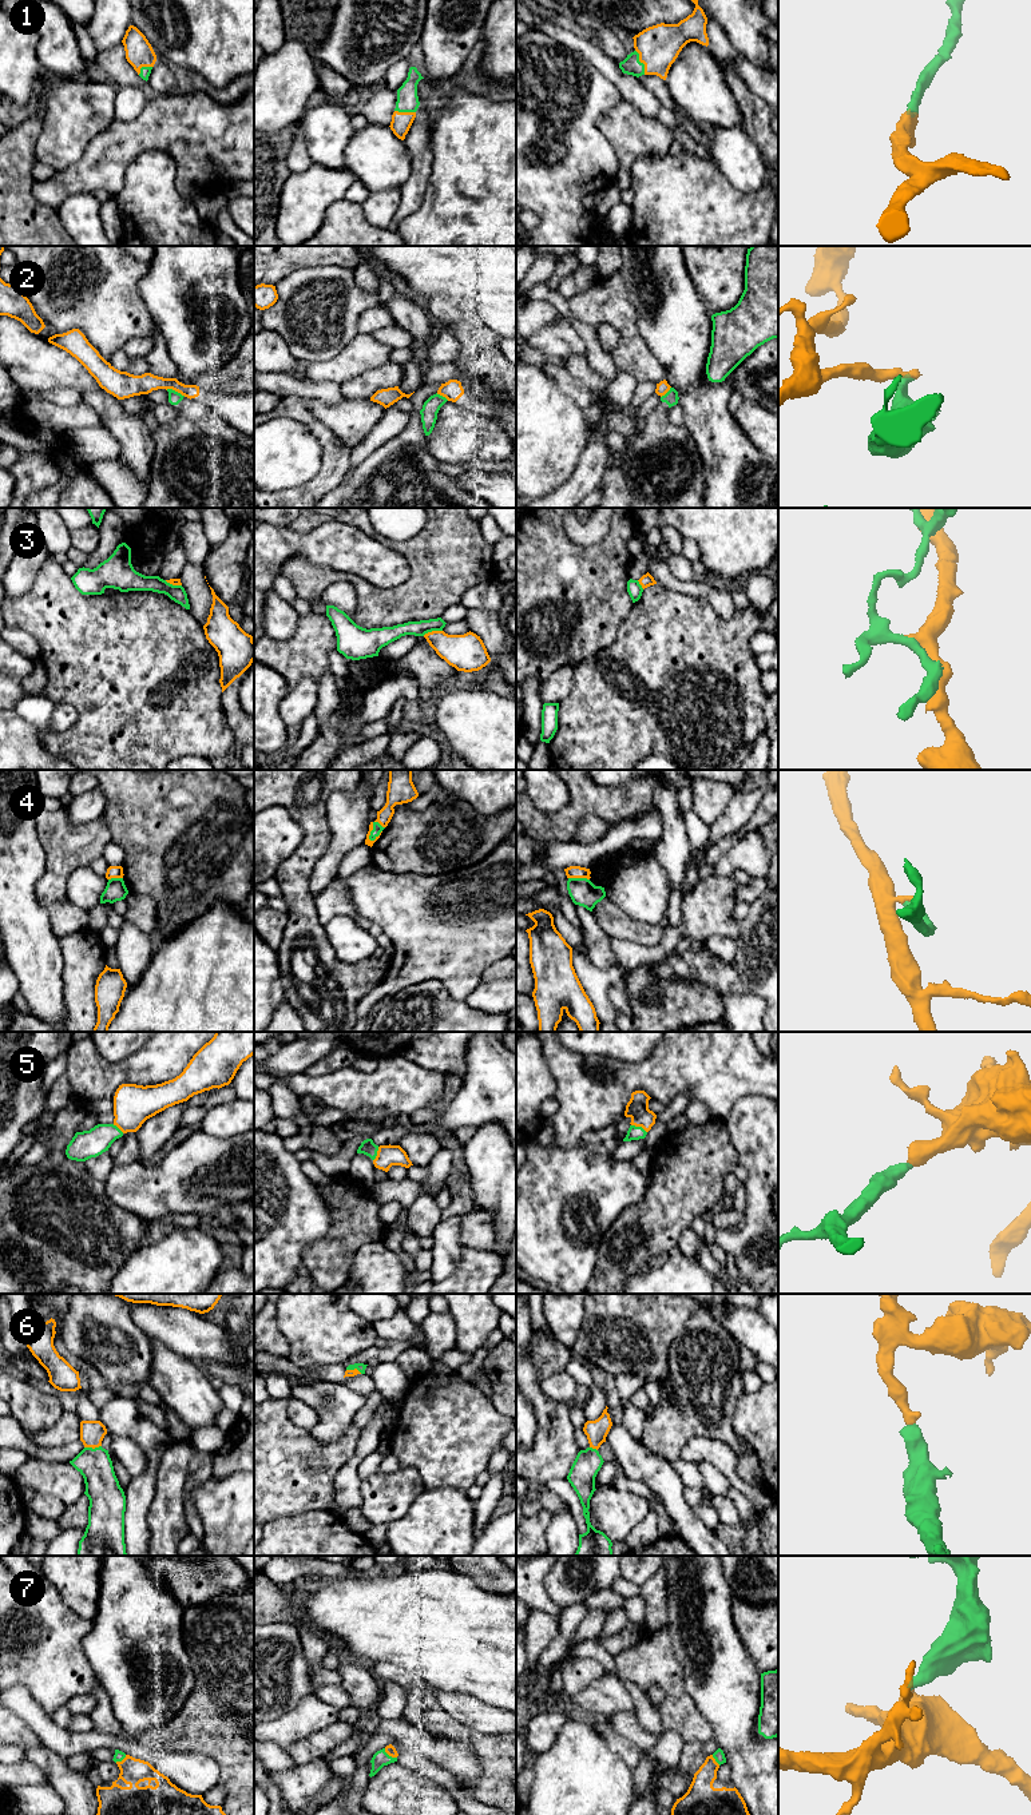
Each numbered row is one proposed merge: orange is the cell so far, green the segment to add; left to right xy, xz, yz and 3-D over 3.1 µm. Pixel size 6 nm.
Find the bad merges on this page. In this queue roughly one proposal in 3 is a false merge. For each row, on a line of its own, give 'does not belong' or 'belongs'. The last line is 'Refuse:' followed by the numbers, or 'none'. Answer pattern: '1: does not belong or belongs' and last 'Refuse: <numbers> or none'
1: belongs
2: does not belong
3: does not belong
4: does not belong
5: belongs
6: belongs
7: belongs
Refuse: 2, 3, 4

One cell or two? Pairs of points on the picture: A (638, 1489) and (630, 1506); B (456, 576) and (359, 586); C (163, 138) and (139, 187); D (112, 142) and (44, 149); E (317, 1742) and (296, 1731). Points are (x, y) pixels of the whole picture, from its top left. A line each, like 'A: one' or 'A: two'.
A: two
B: one
C: two
D: two
E: two

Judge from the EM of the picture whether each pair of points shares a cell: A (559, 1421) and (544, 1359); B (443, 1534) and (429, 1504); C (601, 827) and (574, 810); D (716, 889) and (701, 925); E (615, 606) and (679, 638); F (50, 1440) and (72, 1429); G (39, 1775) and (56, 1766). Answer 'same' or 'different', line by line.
A: different
B: same
C: different
D: same
E: different
F: same
G: different

